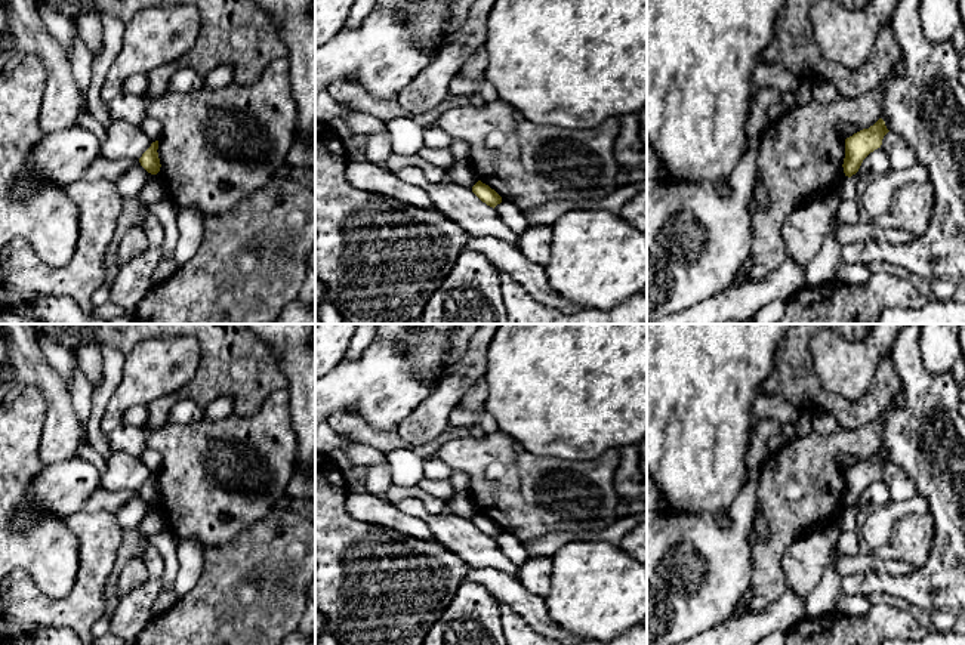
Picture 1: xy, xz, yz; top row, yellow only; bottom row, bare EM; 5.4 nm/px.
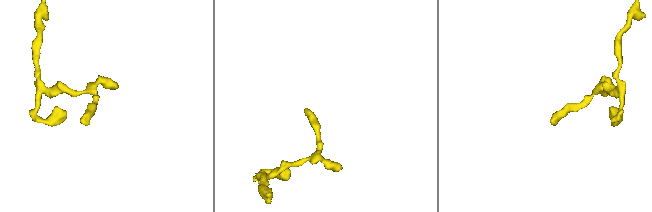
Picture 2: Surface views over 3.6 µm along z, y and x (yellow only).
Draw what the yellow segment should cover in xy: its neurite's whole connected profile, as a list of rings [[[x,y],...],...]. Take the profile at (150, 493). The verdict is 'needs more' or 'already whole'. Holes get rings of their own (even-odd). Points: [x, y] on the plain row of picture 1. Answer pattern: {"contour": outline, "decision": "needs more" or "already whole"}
{"contour": [[[158,472],[152,473],[151,478],[139,490],[141,497],[151,506],[157,506],[161,499],[157,481]]], "decision": "already whole"}

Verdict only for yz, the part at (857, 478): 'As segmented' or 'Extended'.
As segmented

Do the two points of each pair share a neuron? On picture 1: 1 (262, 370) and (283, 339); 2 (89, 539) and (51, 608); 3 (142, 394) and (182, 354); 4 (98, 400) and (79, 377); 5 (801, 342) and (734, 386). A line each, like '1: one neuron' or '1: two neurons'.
1: two neurons
2: one neuron
3: one neuron
4: two neurons
5: two neurons

